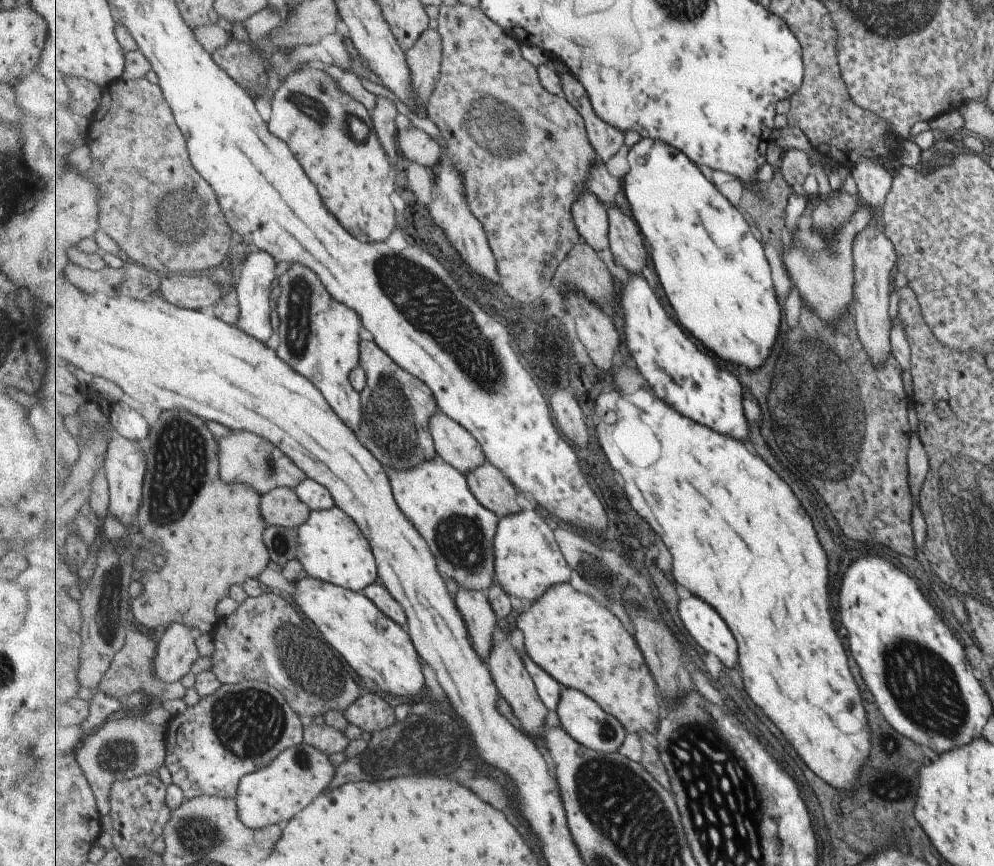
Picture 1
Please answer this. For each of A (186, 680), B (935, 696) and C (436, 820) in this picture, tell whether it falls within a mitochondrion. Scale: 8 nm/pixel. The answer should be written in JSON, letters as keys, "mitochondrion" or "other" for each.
{"A":"other","B":"mitochondrion","C":"other"}

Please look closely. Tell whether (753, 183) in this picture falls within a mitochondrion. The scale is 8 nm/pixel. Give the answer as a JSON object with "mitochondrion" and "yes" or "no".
{"mitochondrion":"no"}

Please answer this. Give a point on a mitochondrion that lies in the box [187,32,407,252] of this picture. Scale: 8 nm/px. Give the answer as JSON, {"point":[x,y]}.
{"point":[351,127]}

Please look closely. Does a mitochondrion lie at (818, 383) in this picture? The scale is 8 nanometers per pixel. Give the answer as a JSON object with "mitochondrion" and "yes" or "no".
{"mitochondrion":"yes"}

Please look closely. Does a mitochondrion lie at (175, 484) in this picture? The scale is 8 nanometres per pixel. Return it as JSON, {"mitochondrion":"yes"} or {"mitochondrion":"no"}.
{"mitochondrion":"yes"}

